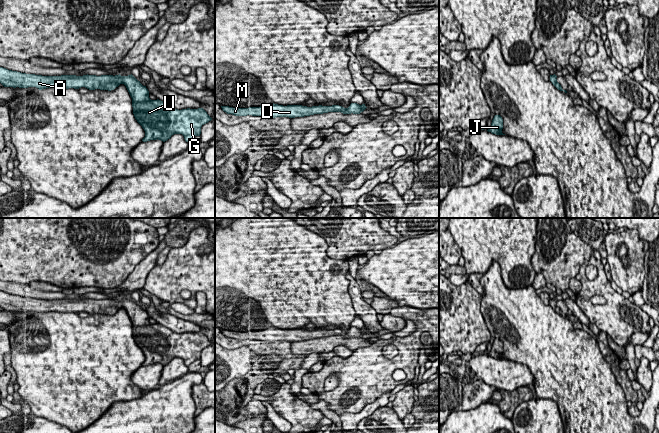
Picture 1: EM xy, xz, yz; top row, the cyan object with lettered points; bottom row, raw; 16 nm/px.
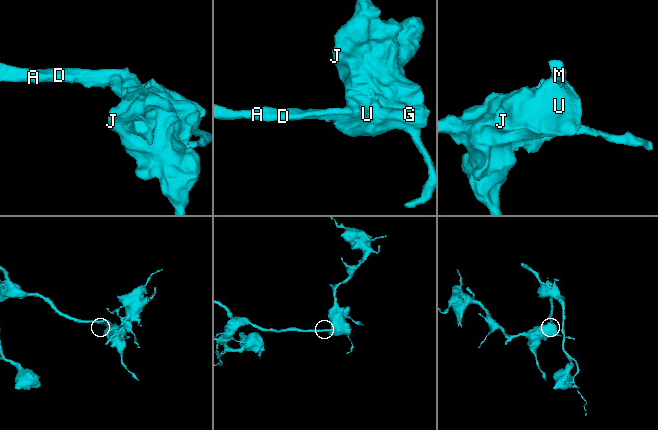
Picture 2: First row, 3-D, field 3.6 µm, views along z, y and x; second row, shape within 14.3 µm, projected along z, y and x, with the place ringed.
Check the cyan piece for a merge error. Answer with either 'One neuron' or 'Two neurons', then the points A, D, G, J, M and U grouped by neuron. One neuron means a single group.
One neuron. Groups: A D G J M U

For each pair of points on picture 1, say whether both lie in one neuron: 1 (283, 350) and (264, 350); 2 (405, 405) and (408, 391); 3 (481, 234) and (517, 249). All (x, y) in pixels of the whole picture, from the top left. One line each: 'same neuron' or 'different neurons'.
1: same neuron
2: same neuron
3: same neuron

